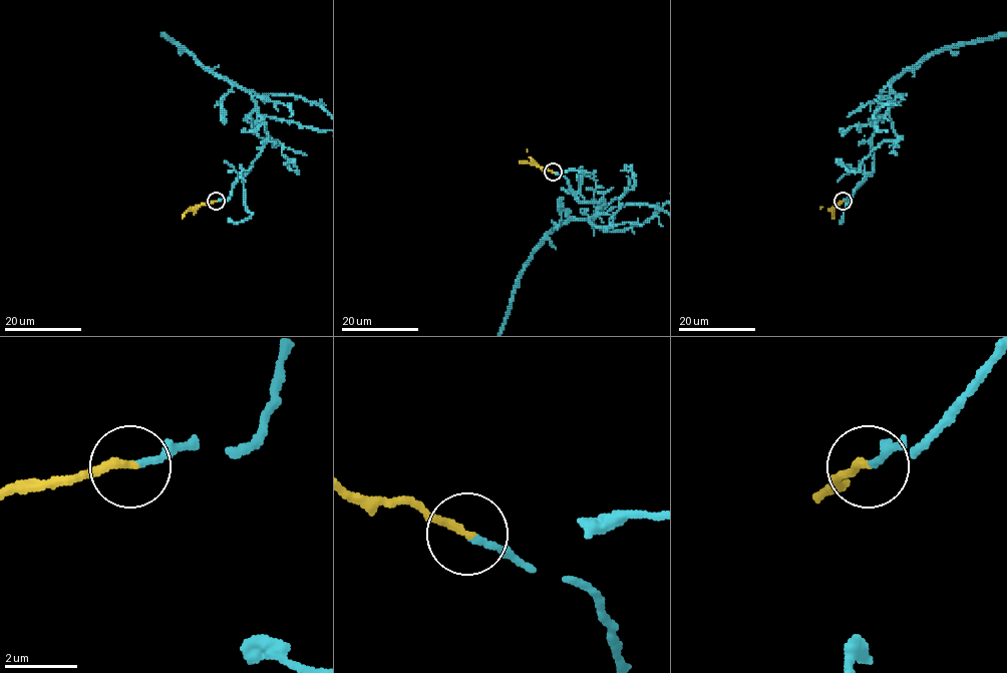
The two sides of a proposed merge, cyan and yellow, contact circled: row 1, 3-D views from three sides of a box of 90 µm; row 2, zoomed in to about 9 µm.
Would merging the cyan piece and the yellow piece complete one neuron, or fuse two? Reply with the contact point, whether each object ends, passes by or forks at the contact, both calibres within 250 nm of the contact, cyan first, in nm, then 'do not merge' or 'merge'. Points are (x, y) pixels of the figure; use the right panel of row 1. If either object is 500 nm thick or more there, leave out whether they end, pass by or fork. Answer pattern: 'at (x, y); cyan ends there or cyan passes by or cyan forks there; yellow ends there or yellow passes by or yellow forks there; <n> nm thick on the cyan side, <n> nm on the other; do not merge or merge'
at (843, 201); cyan ends there; yellow ends there; 170 nm thick on the cyan side, 240 nm on the other; merge

